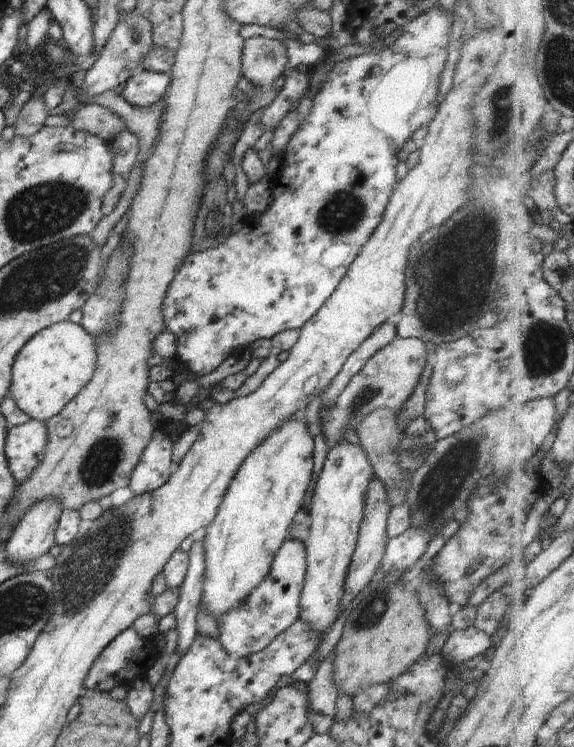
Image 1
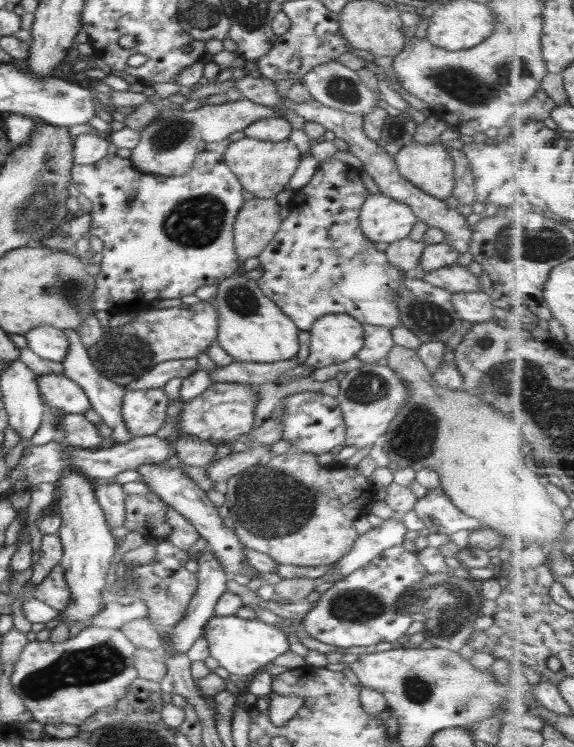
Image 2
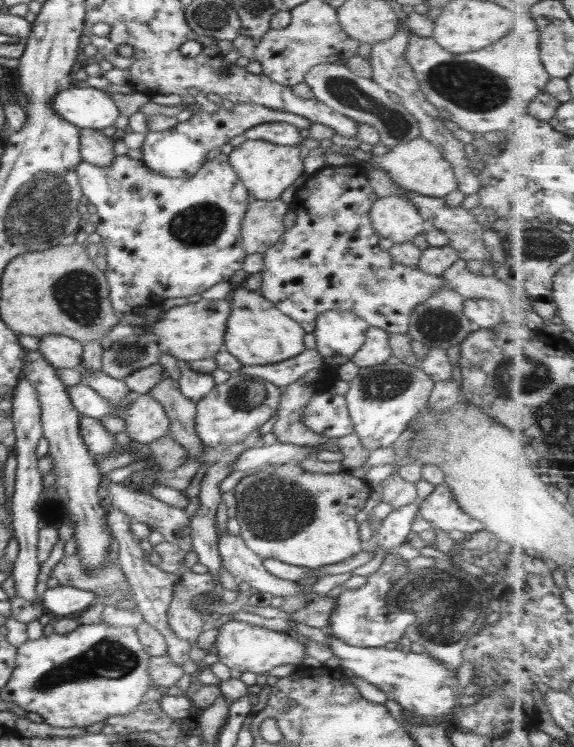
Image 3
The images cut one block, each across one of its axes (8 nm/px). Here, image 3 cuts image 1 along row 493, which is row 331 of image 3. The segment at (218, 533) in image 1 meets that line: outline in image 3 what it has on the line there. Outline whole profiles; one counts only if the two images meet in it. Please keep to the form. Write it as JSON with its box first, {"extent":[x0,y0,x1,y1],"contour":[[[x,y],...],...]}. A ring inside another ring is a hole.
{"extent":[223,285,307,366],"contour":[[[242,285],[234,287],[228,299],[230,300],[230,316],[228,316],[226,322],[225,347],[223,350],[232,354],[243,366],[276,364],[294,358],[294,356],[298,356],[298,354],[301,354],[305,350],[304,336],[307,332],[302,328],[302,325],[280,312],[274,304],[268,302],[258,292],[245,290]]]}

